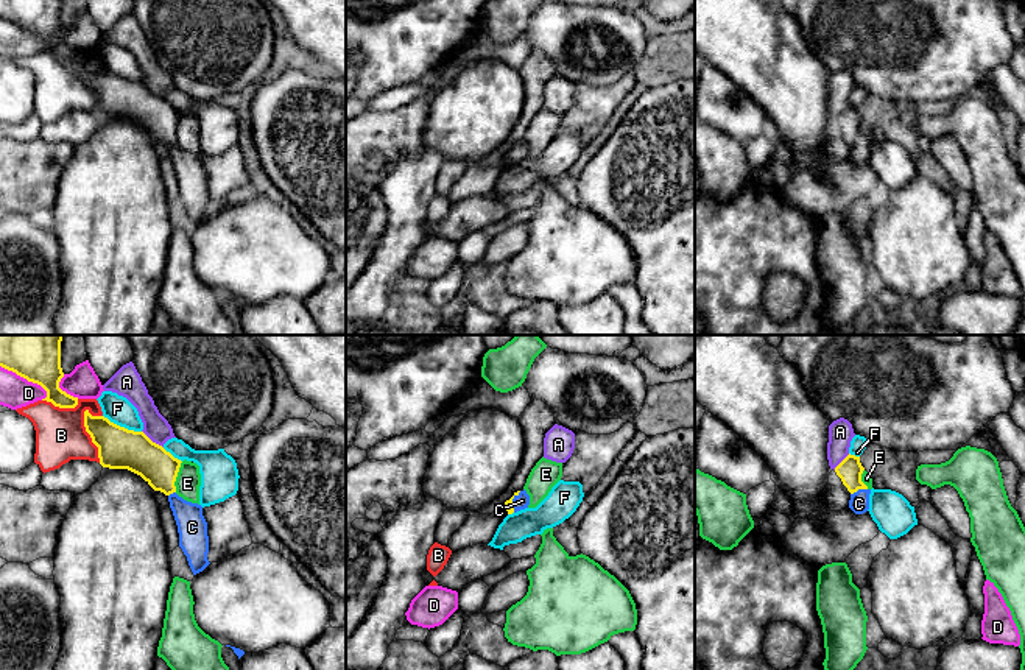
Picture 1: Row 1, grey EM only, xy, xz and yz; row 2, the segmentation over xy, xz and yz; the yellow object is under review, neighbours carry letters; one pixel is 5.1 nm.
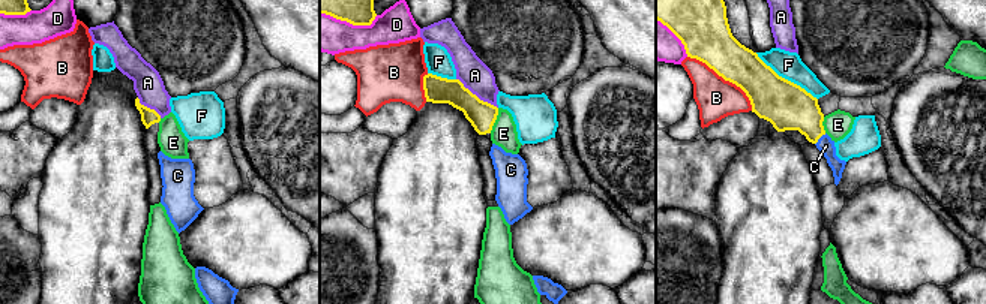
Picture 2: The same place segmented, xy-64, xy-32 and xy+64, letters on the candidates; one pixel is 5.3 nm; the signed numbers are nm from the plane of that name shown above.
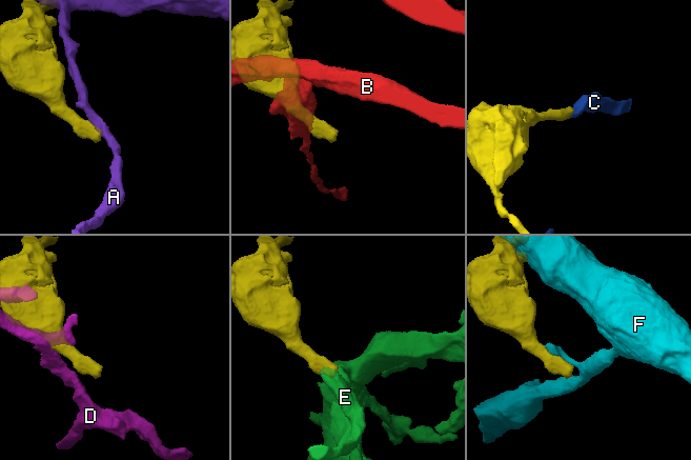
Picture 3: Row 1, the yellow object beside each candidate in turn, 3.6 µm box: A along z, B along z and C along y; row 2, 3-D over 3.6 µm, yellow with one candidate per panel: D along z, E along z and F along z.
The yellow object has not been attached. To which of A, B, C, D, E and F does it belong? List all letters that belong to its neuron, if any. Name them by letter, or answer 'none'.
C

